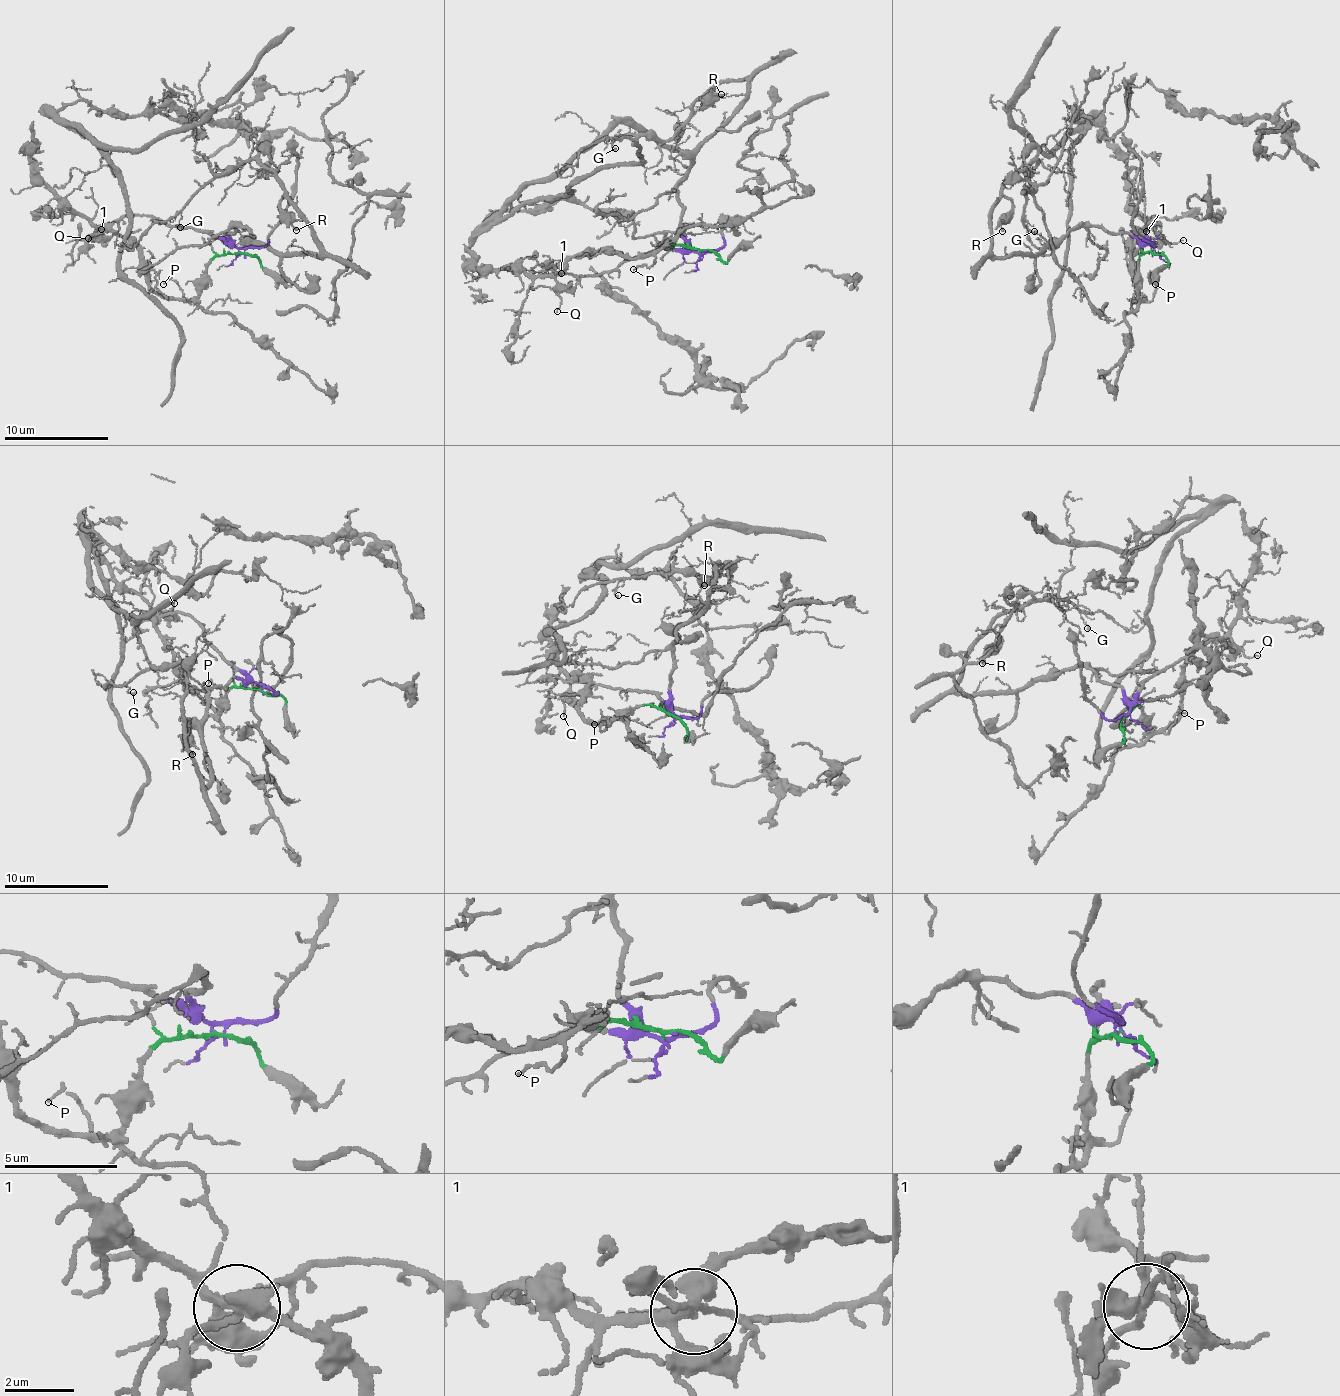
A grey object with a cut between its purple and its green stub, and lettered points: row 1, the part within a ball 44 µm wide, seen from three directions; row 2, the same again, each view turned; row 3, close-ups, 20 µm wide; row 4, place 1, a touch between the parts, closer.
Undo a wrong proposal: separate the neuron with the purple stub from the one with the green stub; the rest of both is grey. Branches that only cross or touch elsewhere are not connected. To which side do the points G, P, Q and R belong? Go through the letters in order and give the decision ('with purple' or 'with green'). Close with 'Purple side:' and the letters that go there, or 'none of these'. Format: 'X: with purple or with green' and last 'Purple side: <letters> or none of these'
G: with purple
P: with green
Q: with green
R: with purple
Purple side: G, R

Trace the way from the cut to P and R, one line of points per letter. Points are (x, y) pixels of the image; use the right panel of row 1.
P: (1151, 251), (1140, 255), (1138, 284), (1143, 300), (1152, 297), (1153, 280), (1156, 285)
R: (1151, 251), (1129, 234), (1078, 226), (1036, 253), (996, 257), (988, 216), (1005, 196), (1012, 211), (1002, 232)

